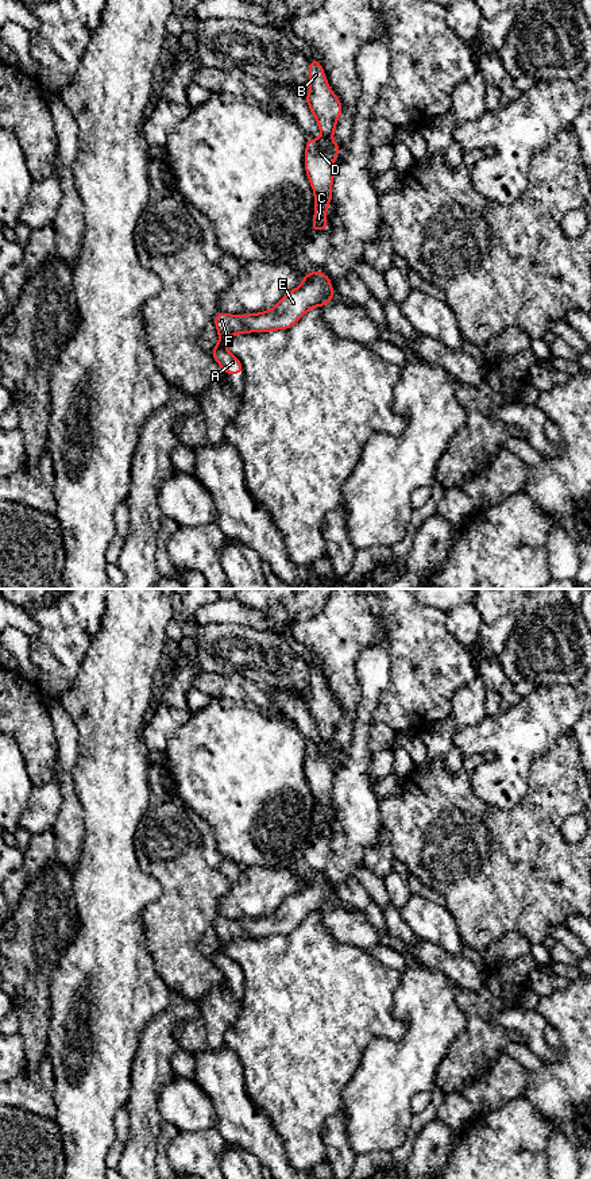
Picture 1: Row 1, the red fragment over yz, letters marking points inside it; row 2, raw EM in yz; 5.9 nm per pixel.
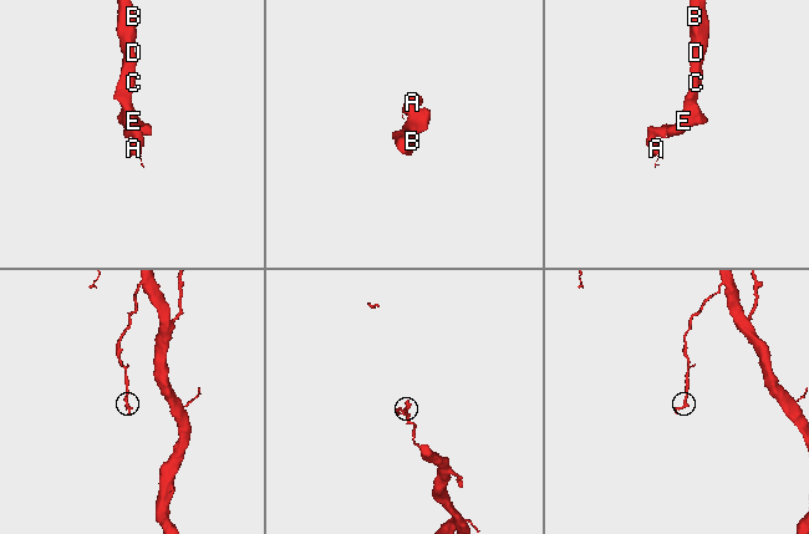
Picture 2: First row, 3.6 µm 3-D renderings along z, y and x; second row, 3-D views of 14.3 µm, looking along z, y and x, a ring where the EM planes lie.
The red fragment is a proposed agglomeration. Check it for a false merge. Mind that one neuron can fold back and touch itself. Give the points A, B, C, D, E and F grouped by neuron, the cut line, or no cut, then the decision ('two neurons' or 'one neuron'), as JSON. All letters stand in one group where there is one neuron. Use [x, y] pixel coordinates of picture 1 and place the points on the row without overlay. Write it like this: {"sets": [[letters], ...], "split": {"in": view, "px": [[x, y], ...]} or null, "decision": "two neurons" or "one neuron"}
{"sets": [["A", "F"], ["B", "C", "D", "E"]], "split": {"in": "yz", "px": [[239, 921], [250, 936]]}, "decision": "two neurons"}

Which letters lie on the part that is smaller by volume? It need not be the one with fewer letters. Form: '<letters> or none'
A, F

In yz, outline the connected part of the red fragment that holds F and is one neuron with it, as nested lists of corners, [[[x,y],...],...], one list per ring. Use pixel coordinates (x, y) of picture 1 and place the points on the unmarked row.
[[[221,916],[213,922],[213,926],[220,944],[216,952],[210,955],[212,962],[223,972],[224,980],[243,979],[244,975],[242,967],[225,953],[225,947],[229,941],[240,937],[247,939],[250,935],[240,921],[228,920]]]

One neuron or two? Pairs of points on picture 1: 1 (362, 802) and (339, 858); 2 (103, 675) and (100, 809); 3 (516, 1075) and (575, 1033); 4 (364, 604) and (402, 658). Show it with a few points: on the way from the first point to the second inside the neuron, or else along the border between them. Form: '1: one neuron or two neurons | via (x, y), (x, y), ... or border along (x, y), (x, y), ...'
1: one neuron | via (358, 816), (358, 825), (347, 844)
2: one neuron | via (101, 709), (101, 775)
3: two neurons | border along (528, 1071), (528, 1087), (524, 1095)
4: one neuron | via (382, 607), (402, 627), (402, 640)

